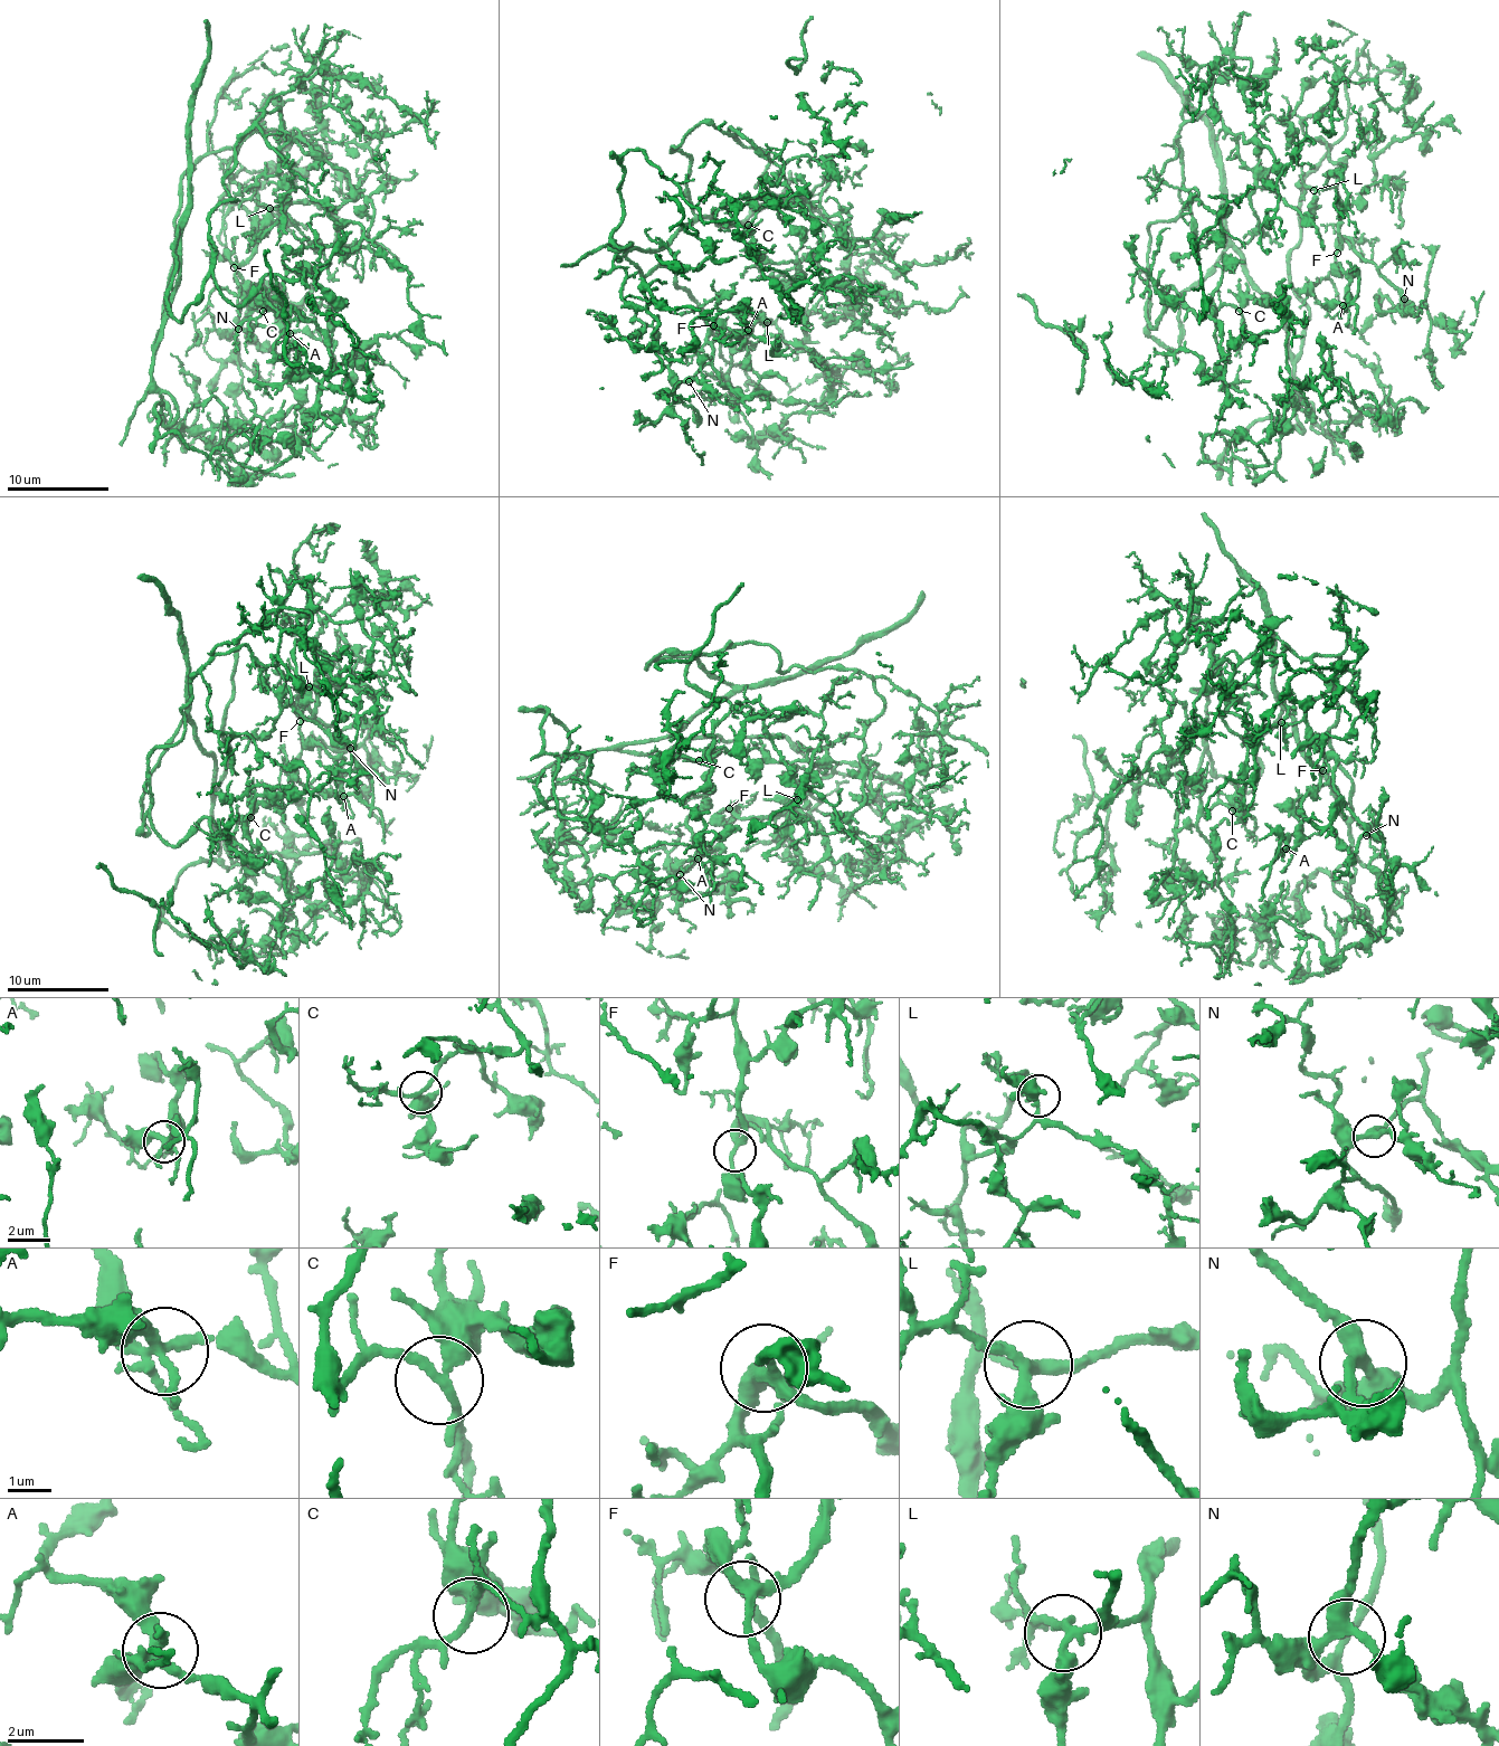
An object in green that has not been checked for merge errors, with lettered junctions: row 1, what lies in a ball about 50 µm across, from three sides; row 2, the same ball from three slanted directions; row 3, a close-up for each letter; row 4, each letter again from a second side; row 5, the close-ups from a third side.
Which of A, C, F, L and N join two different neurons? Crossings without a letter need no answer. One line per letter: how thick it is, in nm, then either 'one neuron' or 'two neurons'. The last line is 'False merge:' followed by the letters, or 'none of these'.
A: calibre 280 nm; one neuron
C: calibre 240 nm; one neuron
F: calibre 240 nm; one neuron
L: calibre 260 nm; one neuron
N: calibre 320 nm; one neuron
False merge: none of these

